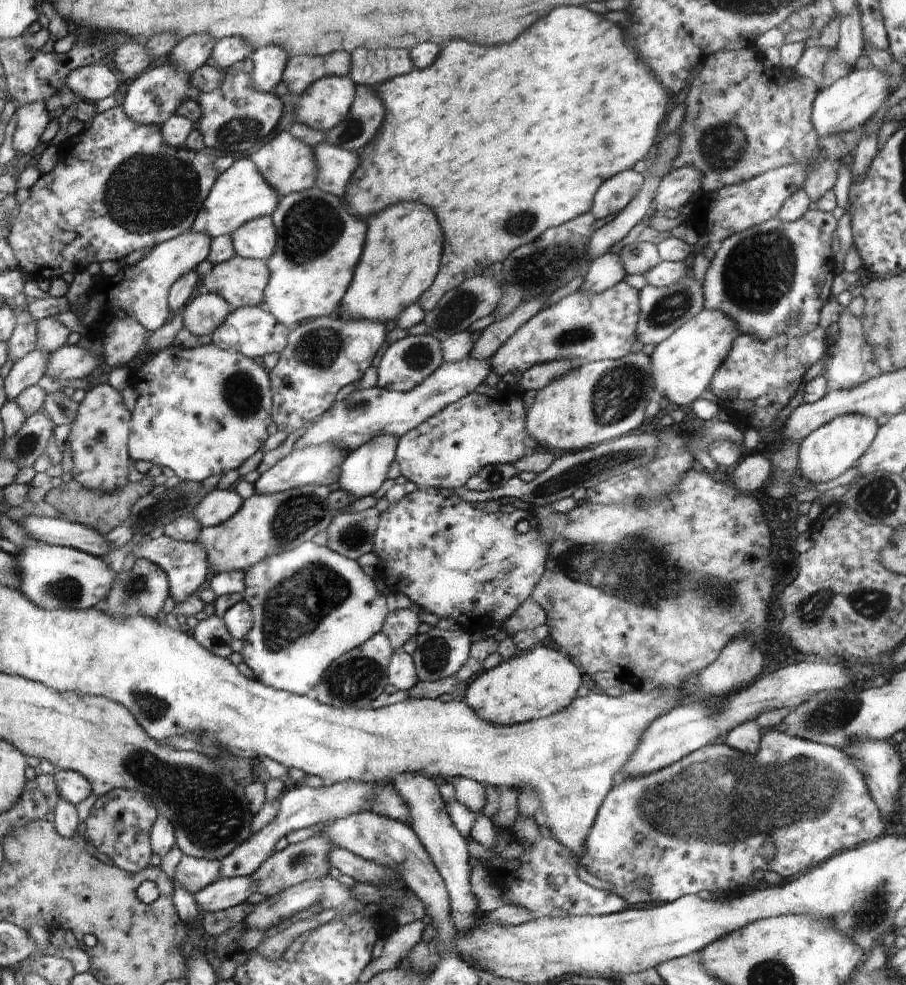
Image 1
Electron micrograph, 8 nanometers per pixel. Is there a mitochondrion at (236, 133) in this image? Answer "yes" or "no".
yes

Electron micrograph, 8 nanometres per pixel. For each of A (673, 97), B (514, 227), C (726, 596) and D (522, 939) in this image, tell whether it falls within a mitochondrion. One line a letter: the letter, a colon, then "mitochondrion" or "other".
A: other
B: mitochondrion
C: mitochondrion
D: other

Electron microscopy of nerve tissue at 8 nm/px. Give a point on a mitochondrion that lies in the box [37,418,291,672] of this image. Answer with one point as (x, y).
(155, 512)

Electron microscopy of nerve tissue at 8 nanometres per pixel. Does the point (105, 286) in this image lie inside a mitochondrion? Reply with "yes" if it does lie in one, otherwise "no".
no

